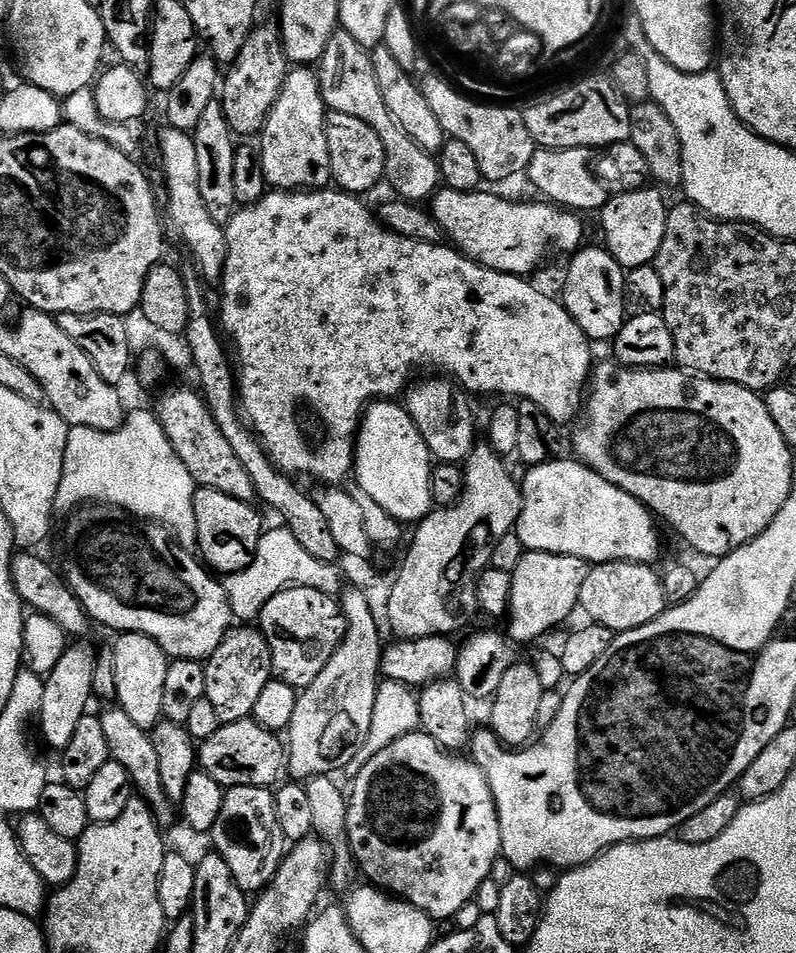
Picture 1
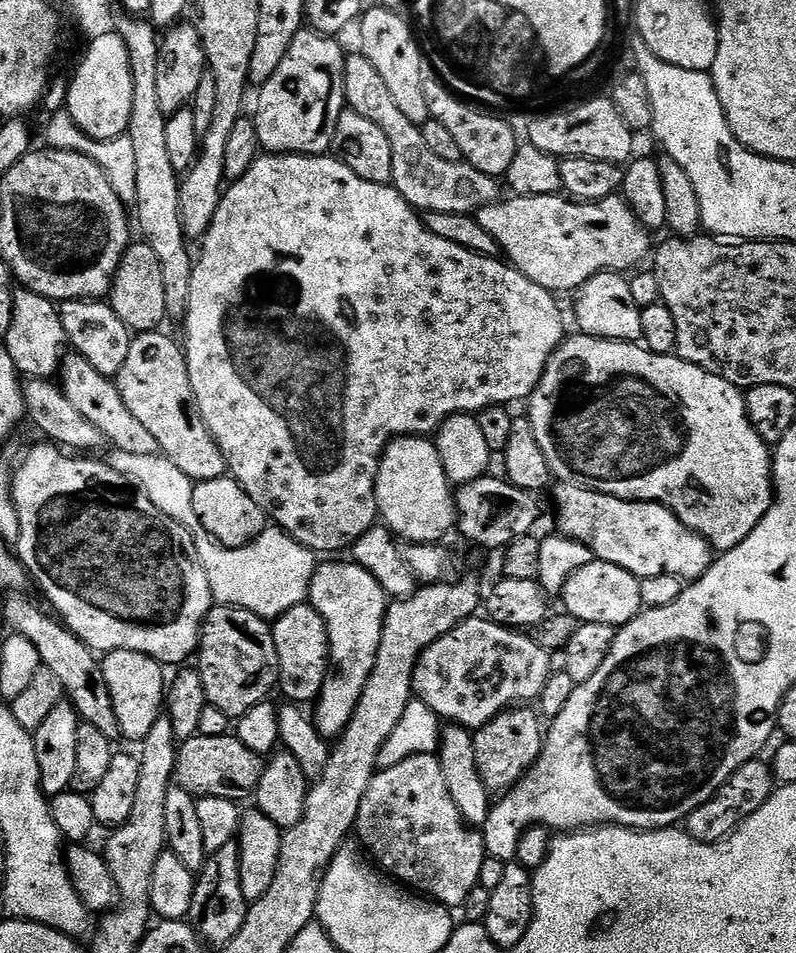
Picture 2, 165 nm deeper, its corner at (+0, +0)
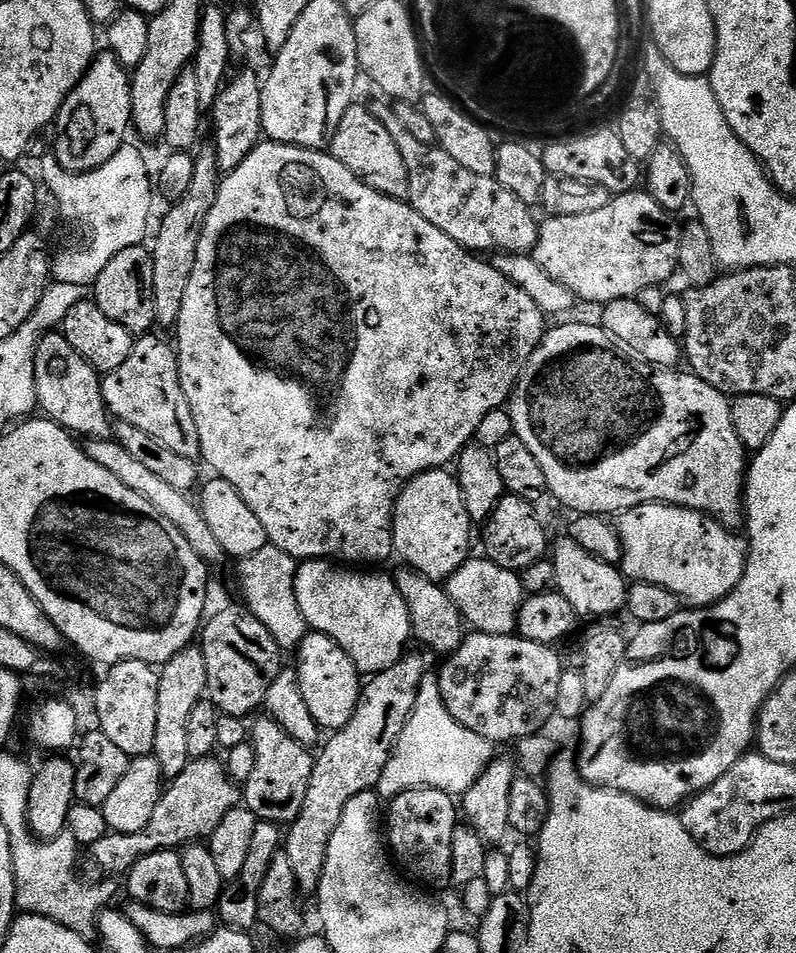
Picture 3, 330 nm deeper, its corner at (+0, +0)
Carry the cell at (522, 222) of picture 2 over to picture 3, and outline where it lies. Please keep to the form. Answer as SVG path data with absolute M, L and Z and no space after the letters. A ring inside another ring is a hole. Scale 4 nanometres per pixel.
M633 190L613 195L612 201L602 210L590 210L582 214L547 217L548 221L539 225L536 234L534 255L536 260L554 278L577 296L592 304L603 306L611 300L626 300L636 297L646 286L660 286L678 268L681 225L676 225L677 217L667 212L647 191Z

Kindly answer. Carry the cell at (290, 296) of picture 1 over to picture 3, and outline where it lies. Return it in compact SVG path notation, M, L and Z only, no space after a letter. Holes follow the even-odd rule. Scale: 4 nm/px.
M261 142L246 158L246 162L242 162L242 166L238 166L221 179L220 189L214 198L214 206L210 206L210 214L202 226L202 238L198 242L194 270L190 274L190 283L186 286L186 295L182 298L180 317L174 325L175 331L180 331L176 340L174 339L174 347L180 362L182 390L186 394L186 402L190 402L190 414L194 414L194 426L198 426L198 442L203 463L208 463L216 471L213 473L219 479L230 482L230 486L234 486L234 490L242 494L246 506L250 506L250 510L258 514L258 522L262 522L271 547L290 554L297 562L331 558L333 561L347 562L352 566L376 566L379 565L376 564L379 560L393 559L392 512L396 508L396 499L400 497L400 489L418 473L451 465L462 449L475 437L482 418L486 418L490 410L503 408L511 401L512 391L516 389L516 383L530 354L534 354L534 350L540 345L540 339L544 337L546 317L542 310L538 310L530 294L526 294L526 290L514 286L510 278L502 278L502 274L498 274L495 263L488 261L487 264L484 260L487 259L469 252L461 244L454 242L450 234L442 234L442 230L438 230L434 222L426 222L426 218L422 218L422 214L415 212L411 204L382 194L363 180L359 180L346 166L342 166L342 162L338 162L324 150L299 148L297 144Z

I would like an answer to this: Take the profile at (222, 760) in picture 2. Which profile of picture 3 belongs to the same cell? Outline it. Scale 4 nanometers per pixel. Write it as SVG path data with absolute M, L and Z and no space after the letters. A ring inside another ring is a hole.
M212 756L189 759L186 770L167 781L158 806L154 806L154 814L150 814L147 830L138 834L109 831L108 835L91 844L92 860L104 872L127 874L143 856L176 850L187 842L200 842L211 836L218 822L230 810L237 808L241 800L241 785L229 776L221 761L219 764Z

